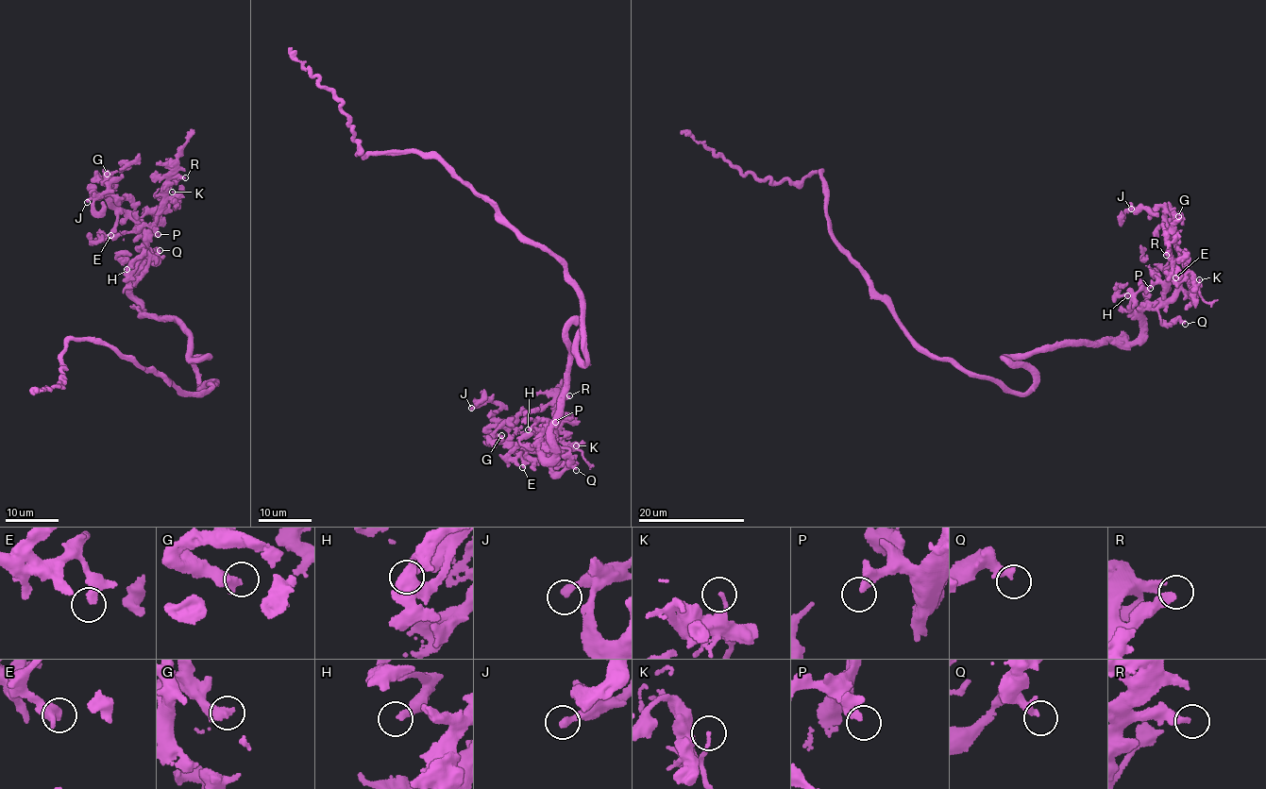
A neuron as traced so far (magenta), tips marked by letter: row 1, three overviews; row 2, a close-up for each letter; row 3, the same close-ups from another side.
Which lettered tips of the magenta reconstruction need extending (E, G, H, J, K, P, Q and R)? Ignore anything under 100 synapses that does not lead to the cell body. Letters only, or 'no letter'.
no letter

